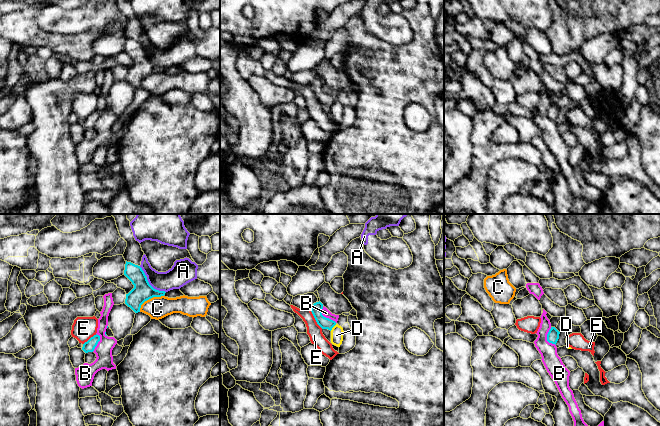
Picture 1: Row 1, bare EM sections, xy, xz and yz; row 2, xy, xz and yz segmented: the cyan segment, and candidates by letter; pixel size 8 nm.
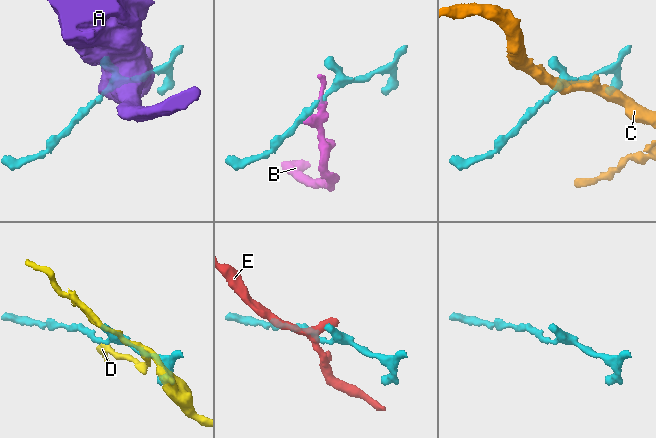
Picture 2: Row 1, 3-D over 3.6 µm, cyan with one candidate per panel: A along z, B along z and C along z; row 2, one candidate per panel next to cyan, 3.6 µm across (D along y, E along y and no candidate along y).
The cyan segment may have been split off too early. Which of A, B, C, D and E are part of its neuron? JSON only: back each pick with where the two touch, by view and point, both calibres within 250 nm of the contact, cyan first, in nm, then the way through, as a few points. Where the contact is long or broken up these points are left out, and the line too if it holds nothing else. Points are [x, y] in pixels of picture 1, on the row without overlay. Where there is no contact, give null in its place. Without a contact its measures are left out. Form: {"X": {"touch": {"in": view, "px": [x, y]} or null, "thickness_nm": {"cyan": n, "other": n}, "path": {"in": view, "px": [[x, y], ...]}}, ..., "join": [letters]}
{"join": []}

